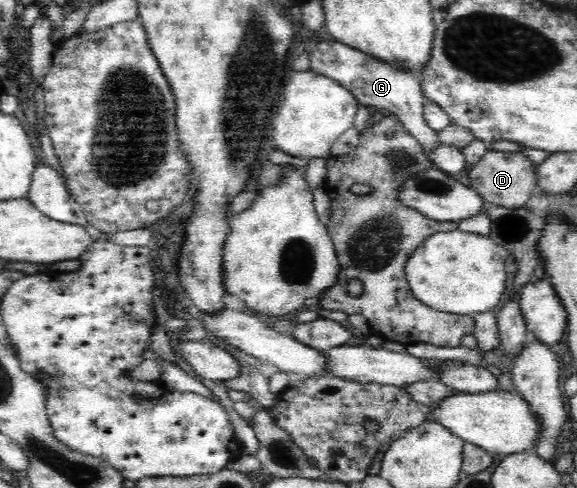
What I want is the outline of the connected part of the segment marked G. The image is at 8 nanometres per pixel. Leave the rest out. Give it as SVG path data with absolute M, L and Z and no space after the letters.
M321 40L321 44L317 44L309 58L311 58L311 70L336 80L374 113L381 114L386 111L394 114L407 132L420 141L427 152L441 145L437 137L438 131L429 128L423 116L426 100L424 93L421 92L421 71L399 69L391 63L369 56L339 40Z

